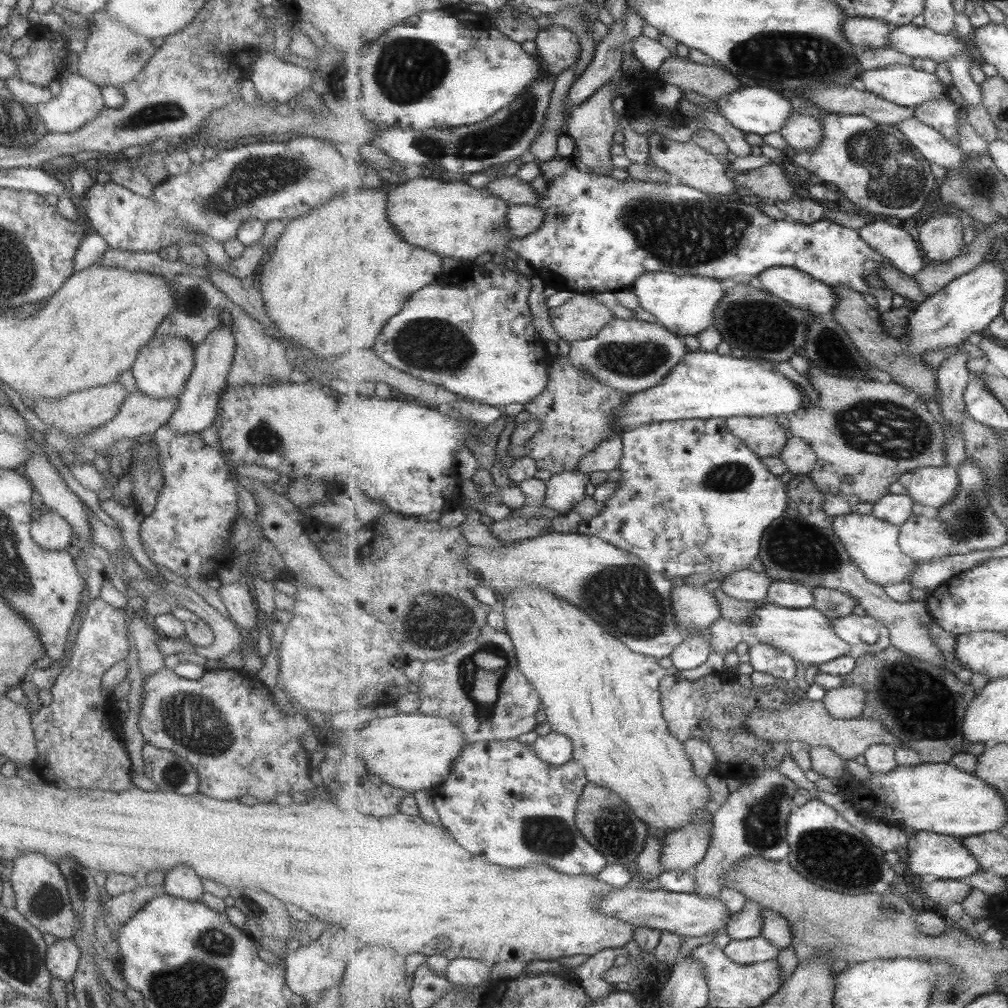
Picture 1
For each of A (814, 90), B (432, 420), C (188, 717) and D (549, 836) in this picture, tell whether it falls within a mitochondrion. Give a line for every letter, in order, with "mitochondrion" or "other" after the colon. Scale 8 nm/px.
A: mitochondrion
B: other
C: mitochondrion
D: mitochondrion

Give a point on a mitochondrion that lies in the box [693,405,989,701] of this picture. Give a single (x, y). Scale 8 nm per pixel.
(801, 548)

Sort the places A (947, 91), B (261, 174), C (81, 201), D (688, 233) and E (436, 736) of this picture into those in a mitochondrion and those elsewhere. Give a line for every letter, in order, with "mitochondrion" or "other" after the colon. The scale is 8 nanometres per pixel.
A: other
B: mitochondrion
C: other
D: mitochondrion
E: other

